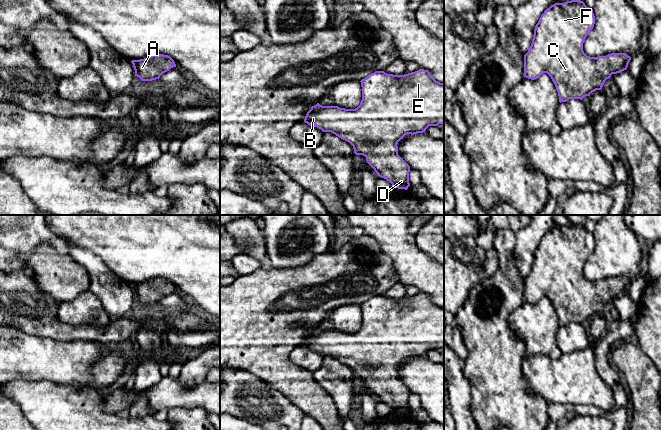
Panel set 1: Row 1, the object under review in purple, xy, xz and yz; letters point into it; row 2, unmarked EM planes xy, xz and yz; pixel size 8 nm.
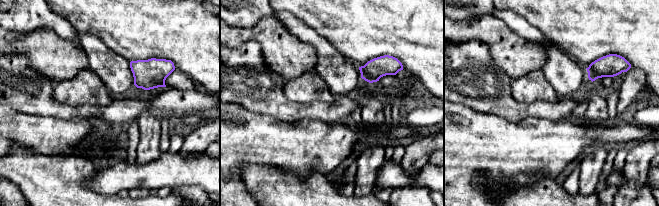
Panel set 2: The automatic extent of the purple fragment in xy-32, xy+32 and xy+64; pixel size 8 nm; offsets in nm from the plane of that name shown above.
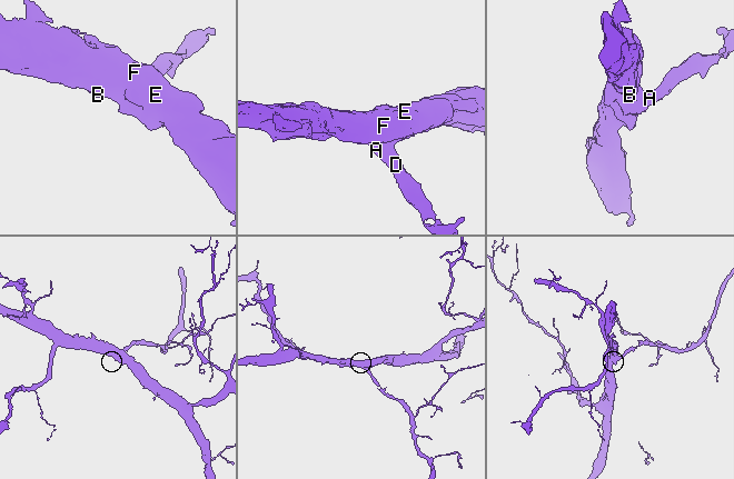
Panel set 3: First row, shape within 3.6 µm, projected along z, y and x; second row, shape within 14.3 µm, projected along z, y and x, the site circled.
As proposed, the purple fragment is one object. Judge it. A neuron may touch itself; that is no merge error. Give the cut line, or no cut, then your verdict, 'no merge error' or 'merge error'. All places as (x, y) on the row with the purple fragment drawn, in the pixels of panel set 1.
no cut; no merge error

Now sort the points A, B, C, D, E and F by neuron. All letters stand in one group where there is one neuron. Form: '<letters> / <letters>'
A B C D E F

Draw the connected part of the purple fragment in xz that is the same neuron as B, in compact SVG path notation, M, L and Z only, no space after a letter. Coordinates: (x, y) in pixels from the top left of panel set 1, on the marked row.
M419 69L404 75L375 71L361 81L362 100L355 109L338 106L322 106L319 103L307 112L304 122L323 132L331 132L349 142L356 155L366 157L367 163L379 177L389 181L394 188L407 190L410 186L410 166L398 155L398 142L407 134L423 133L429 126L444 124L444 84L436 81L428 70Z

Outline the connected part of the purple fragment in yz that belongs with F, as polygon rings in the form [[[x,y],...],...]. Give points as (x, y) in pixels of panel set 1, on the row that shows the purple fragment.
[[[571,0],[551,5],[536,24],[531,46],[524,55],[524,77],[535,80],[547,73],[555,84],[560,103],[569,99],[582,100],[592,92],[601,90],[612,74],[627,69],[631,57],[626,53],[587,56],[583,51],[583,43],[594,24],[593,9],[583,1]]]

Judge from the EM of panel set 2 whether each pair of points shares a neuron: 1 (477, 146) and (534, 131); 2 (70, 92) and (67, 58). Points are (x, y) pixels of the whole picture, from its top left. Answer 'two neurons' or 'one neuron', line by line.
1: one neuron
2: two neurons

